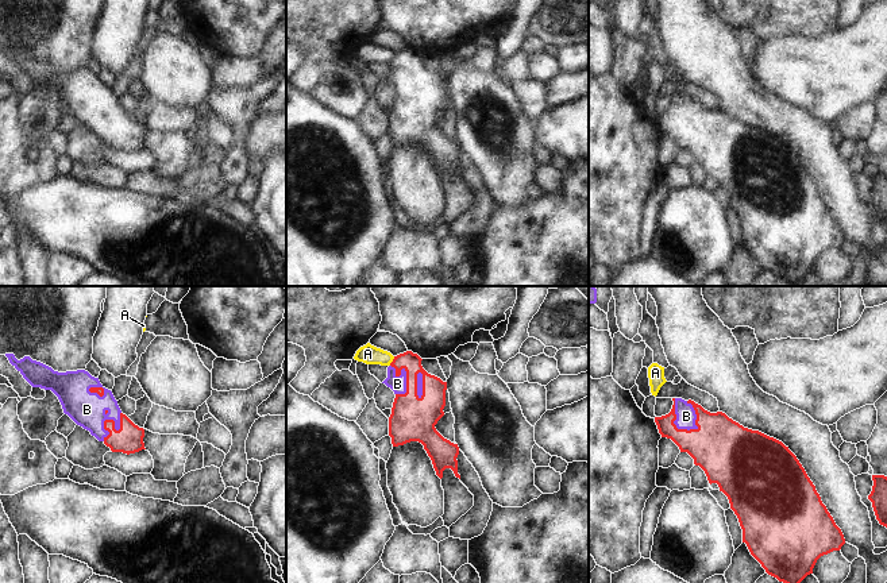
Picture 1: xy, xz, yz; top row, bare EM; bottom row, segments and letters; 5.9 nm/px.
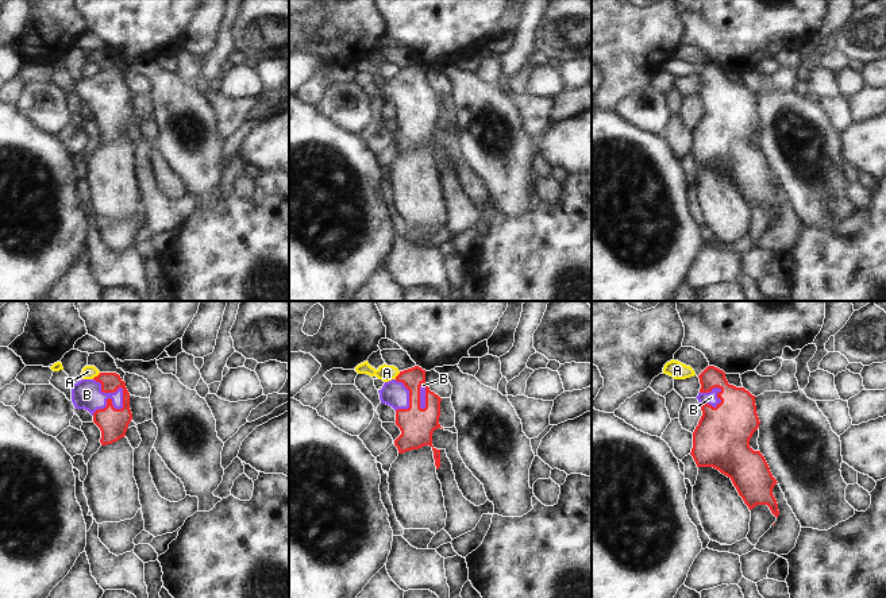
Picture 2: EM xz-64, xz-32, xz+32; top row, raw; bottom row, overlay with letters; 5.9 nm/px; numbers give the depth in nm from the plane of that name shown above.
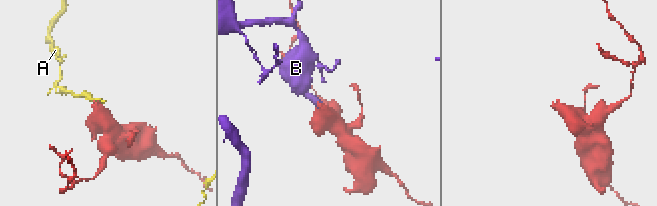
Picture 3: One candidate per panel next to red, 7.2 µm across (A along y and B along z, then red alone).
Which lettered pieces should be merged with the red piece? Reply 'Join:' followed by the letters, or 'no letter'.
Join: B

